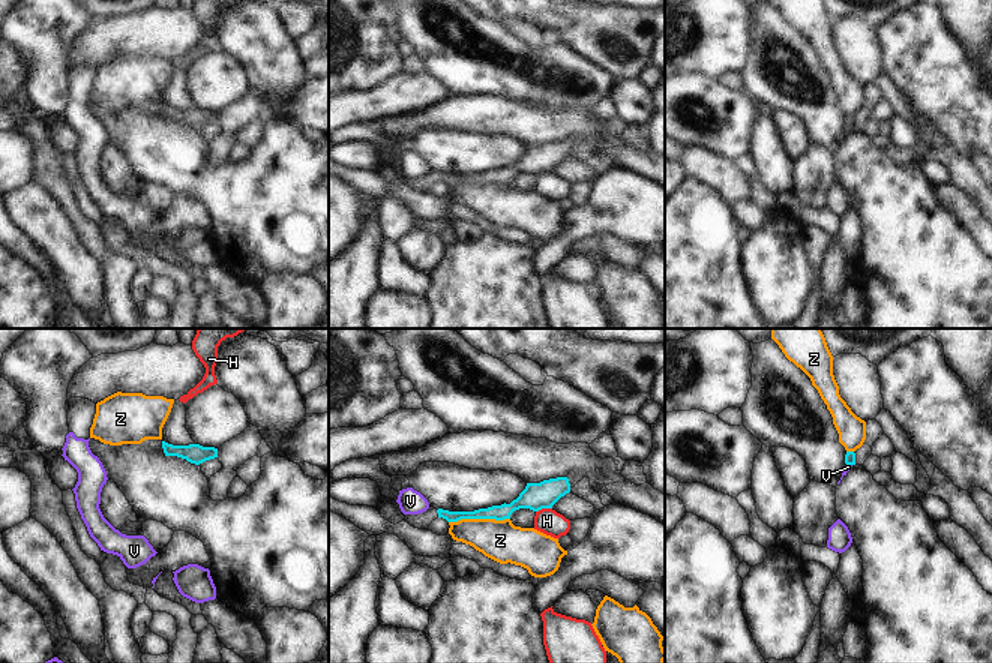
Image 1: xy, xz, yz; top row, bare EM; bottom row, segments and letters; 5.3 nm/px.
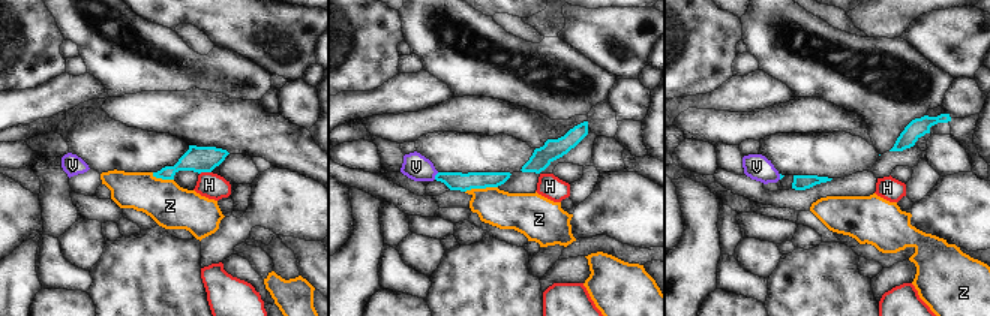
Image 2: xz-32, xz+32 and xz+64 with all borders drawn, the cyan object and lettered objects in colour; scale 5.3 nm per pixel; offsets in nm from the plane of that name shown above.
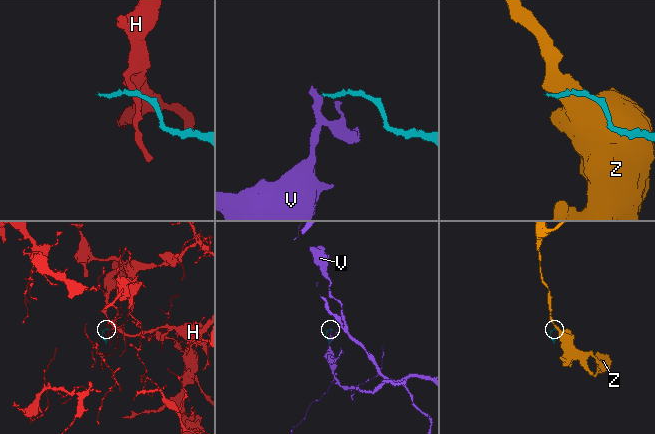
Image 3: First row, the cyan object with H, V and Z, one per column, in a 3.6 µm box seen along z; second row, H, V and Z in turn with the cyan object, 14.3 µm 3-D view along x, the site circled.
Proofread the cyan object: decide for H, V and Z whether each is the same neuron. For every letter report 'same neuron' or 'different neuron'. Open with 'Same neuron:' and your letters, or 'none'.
Same neuron: none
H: different neuron
V: different neuron
Z: different neuron

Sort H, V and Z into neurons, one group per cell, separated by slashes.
H / V / Z

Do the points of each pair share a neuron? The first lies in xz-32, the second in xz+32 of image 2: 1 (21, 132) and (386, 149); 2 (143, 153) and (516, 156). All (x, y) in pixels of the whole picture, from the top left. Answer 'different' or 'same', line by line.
1: same
2: same

